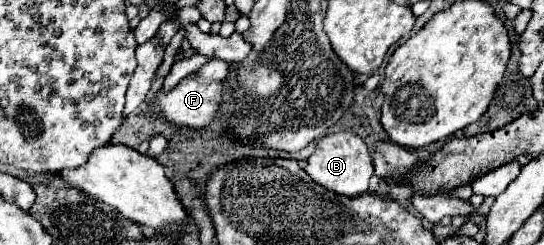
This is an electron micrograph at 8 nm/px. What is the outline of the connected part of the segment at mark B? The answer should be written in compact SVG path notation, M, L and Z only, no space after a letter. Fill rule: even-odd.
M340 131L340 133L332 133L332 135L326 135L324 139L320 139L314 153L310 155L310 159L306 159L302 163L302 169L322 187L326 187L334 193L346 195L346 197L356 197L356 195L362 195L364 191L368 191L368 183L374 173L372 155L370 155L366 143L352 131Z

